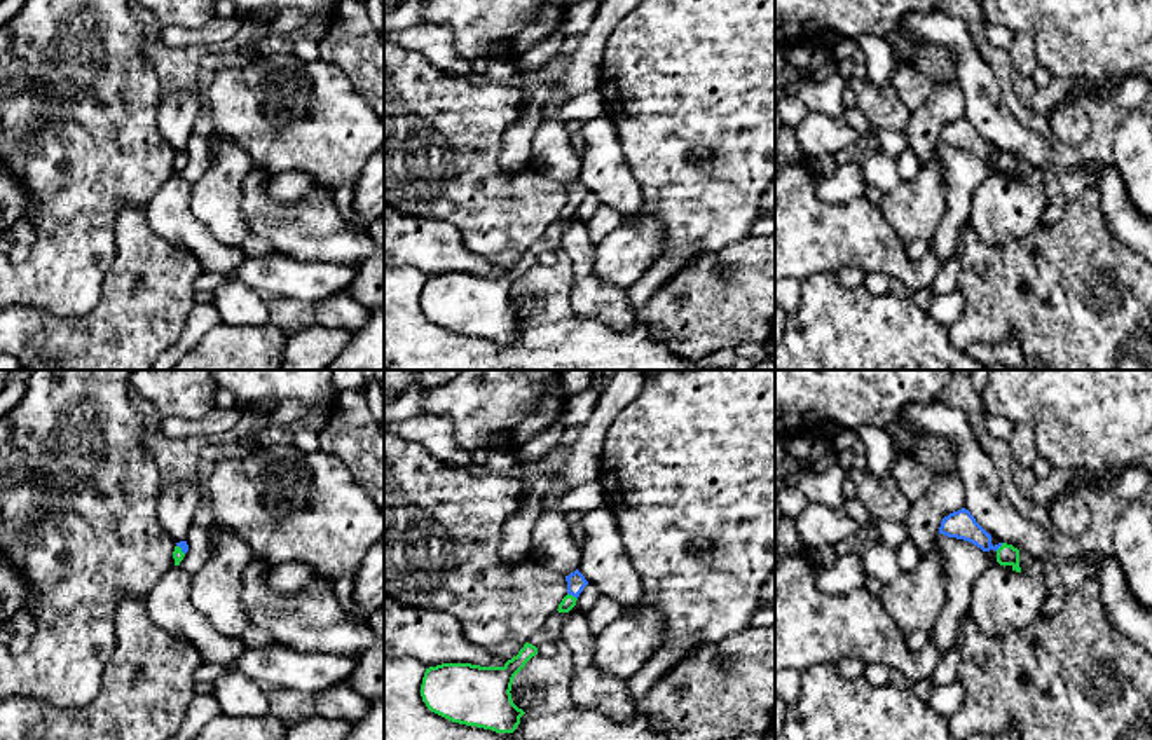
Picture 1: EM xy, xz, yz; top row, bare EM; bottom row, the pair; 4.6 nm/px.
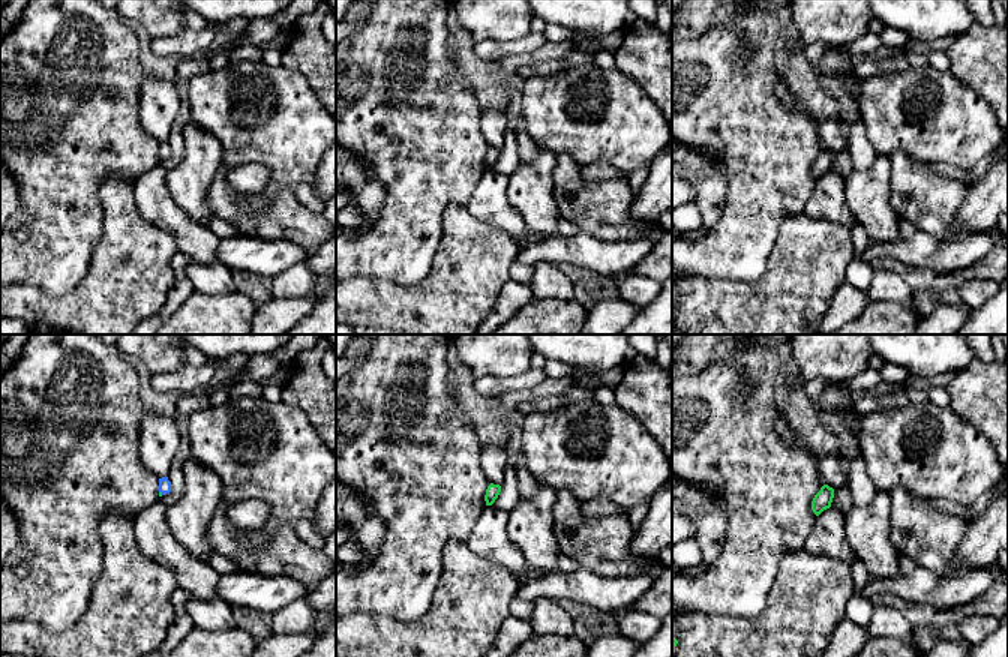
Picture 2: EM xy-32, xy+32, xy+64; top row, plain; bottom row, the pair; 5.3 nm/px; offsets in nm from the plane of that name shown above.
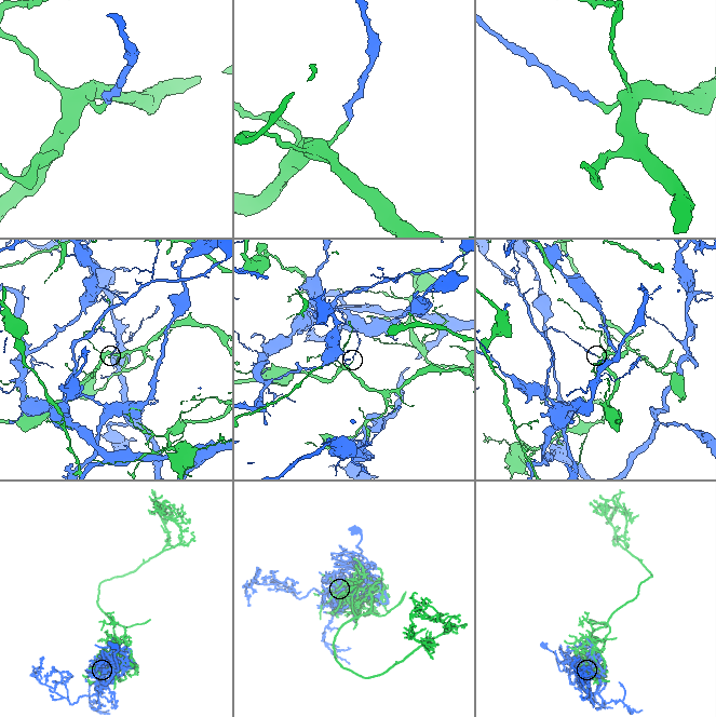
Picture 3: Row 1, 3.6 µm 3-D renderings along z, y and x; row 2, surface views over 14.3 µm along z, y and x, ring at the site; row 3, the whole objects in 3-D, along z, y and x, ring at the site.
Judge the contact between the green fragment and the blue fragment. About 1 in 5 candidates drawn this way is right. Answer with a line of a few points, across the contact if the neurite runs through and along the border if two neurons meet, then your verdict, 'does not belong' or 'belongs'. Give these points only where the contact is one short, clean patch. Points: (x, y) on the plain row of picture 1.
does not belong

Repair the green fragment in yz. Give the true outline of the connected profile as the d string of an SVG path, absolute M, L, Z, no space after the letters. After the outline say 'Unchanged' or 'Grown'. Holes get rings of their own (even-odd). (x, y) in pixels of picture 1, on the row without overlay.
M1002 152L1002 155L997 159L997 171L1004 176L1011 175L1012 180L1021 182L1019 159L1012 154Z. Unchanged

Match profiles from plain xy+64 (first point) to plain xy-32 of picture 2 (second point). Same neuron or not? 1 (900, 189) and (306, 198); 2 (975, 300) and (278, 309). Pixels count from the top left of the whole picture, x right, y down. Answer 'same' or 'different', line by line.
1: different
2: different

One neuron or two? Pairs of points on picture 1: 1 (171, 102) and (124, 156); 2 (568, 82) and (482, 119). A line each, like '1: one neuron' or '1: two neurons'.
1: two neurons
2: two neurons

